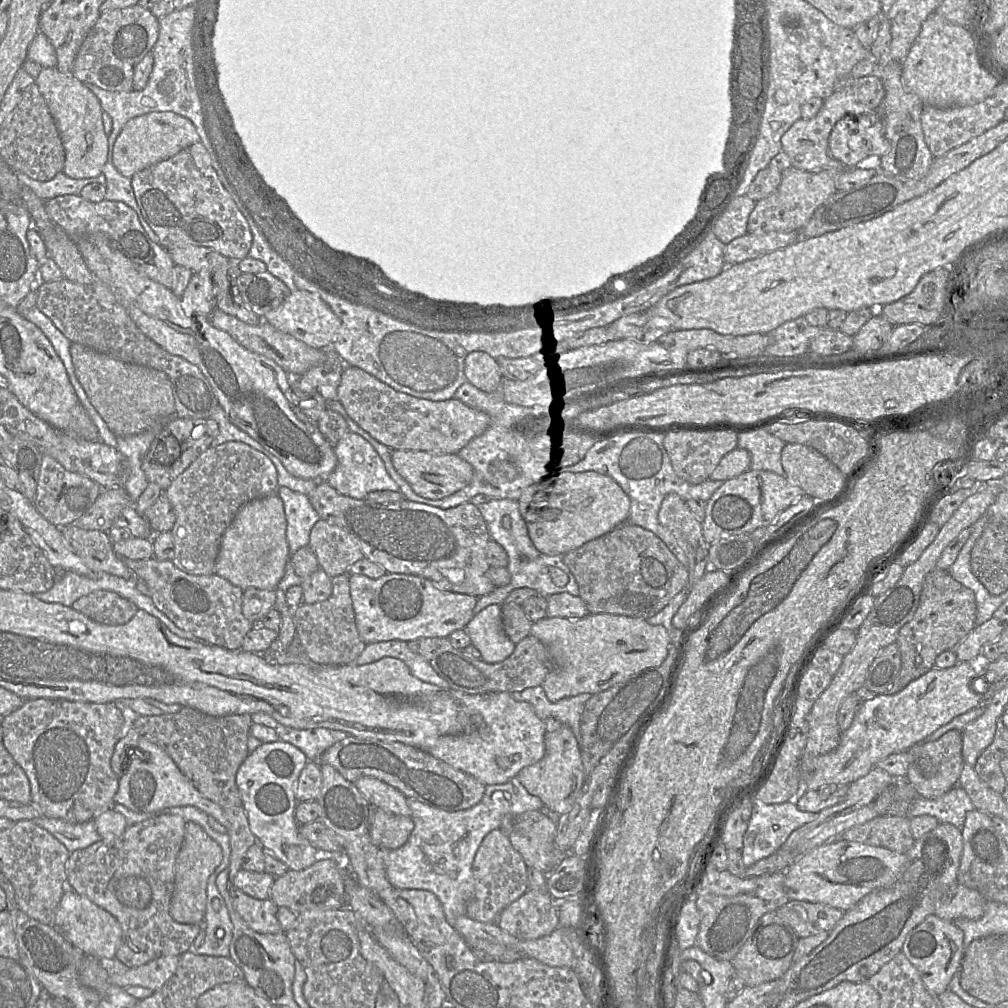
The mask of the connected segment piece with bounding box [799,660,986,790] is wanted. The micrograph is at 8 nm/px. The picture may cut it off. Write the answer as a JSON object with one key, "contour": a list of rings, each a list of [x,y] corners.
{"contour":[[[960,662],[950,668],[933,667],[919,678],[910,682],[904,689],[894,695],[879,694],[867,696],[859,705],[851,726],[841,732],[838,746],[823,755],[803,755],[800,760],[800,778],[802,790],[818,790],[829,784],[850,785],[852,782],[867,775],[876,764],[891,754],[907,752],[912,746],[949,723],[955,717],[969,712],[971,709],[984,705],[985,694],[974,690],[974,678],[981,676],[986,662]]]}

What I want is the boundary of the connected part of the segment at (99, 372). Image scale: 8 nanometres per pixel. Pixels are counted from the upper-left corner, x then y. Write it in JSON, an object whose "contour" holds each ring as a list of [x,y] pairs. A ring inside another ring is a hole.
{"contour":[[[71,343],[75,373],[92,405],[117,437],[137,434],[177,418],[171,381],[159,370],[123,362],[79,344]]]}

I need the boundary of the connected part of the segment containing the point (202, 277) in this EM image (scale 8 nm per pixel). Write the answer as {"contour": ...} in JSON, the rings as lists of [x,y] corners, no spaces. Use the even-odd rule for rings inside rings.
{"contour":[[[193,273],[180,301],[187,313],[211,314],[217,308],[216,287],[211,273]]]}

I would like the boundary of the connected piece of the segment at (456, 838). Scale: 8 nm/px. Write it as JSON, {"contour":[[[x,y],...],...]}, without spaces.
{"contour":[[[518,777],[504,784],[485,786],[481,801],[461,811],[447,812],[407,798],[414,829],[407,842],[397,849],[383,849],[387,879],[395,888],[420,889],[432,892],[440,901],[445,918],[455,925],[458,917],[466,915],[468,902],[473,897],[473,861],[485,836],[499,829],[504,815],[519,816],[526,811],[540,810],[544,804],[531,795]]]}

